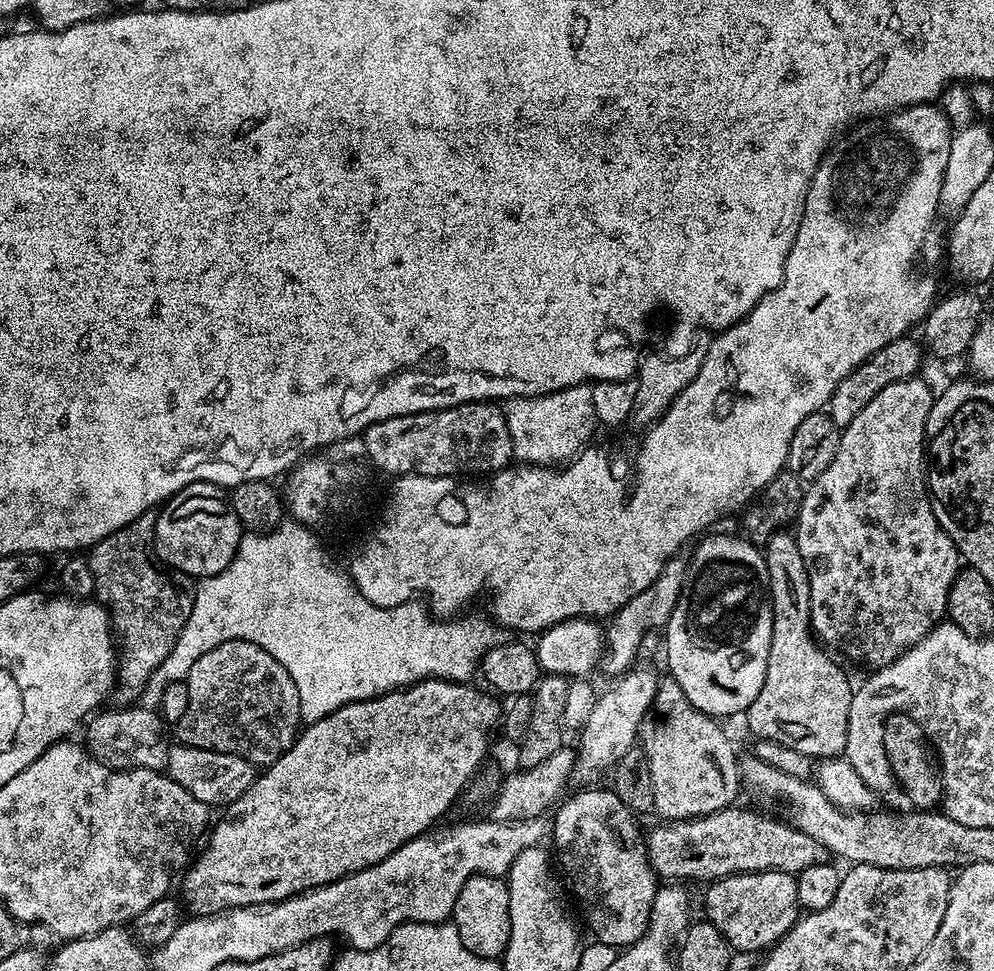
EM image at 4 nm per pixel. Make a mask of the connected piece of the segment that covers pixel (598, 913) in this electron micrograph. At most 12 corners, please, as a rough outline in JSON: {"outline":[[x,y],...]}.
{"outline":[[611,789],[555,809],[558,862],[595,941],[628,947],[660,888]]}

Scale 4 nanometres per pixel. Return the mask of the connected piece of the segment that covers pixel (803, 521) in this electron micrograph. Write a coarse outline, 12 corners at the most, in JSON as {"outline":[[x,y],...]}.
{"outline":[[926,381],[886,386],[807,485],[813,633],[868,670],[945,619]]}

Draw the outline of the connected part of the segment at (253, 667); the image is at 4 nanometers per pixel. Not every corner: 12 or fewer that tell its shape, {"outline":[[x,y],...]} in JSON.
{"outline":[[262,646],[194,662],[179,743],[267,766],[302,728]]}

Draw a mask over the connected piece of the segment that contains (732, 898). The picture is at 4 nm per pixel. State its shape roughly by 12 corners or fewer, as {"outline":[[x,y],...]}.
{"outline":[[791,872],[713,880],[703,915],[737,953],[798,919]]}

